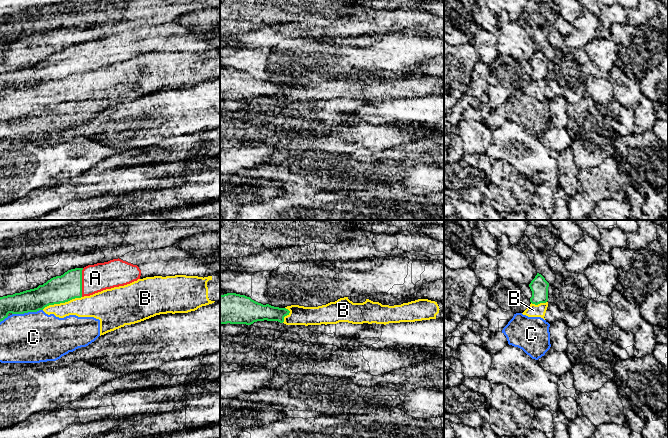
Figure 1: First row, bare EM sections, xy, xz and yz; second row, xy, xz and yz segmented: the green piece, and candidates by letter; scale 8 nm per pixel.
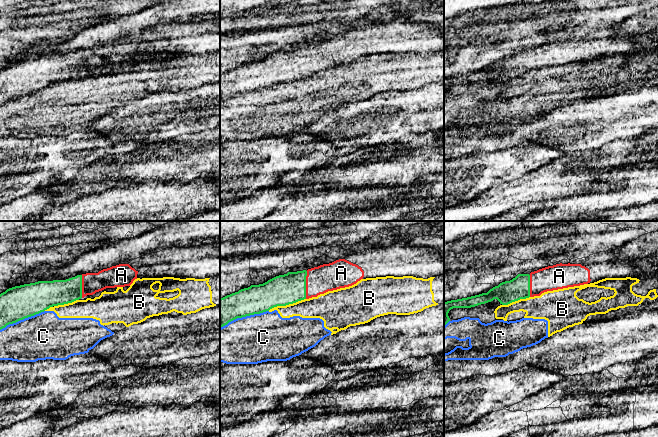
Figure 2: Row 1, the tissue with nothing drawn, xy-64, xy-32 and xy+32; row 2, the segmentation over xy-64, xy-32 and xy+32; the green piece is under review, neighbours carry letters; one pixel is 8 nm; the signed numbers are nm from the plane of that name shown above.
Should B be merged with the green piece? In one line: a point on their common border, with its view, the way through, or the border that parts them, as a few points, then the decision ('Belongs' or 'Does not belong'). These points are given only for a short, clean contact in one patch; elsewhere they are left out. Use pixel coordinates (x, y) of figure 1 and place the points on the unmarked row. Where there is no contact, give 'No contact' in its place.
Touches green at xy (61, 78). Boundary: xy (81, 72), (64, 78), (49, 80), (42, 85). Does not belong

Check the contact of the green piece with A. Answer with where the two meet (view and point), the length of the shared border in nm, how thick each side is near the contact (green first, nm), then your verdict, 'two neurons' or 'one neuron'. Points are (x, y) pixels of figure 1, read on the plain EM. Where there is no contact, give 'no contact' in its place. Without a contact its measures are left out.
xy (81, 58) | 240 nm | 220/220 nm | one neuron

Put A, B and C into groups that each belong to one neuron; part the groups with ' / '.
A / B C

